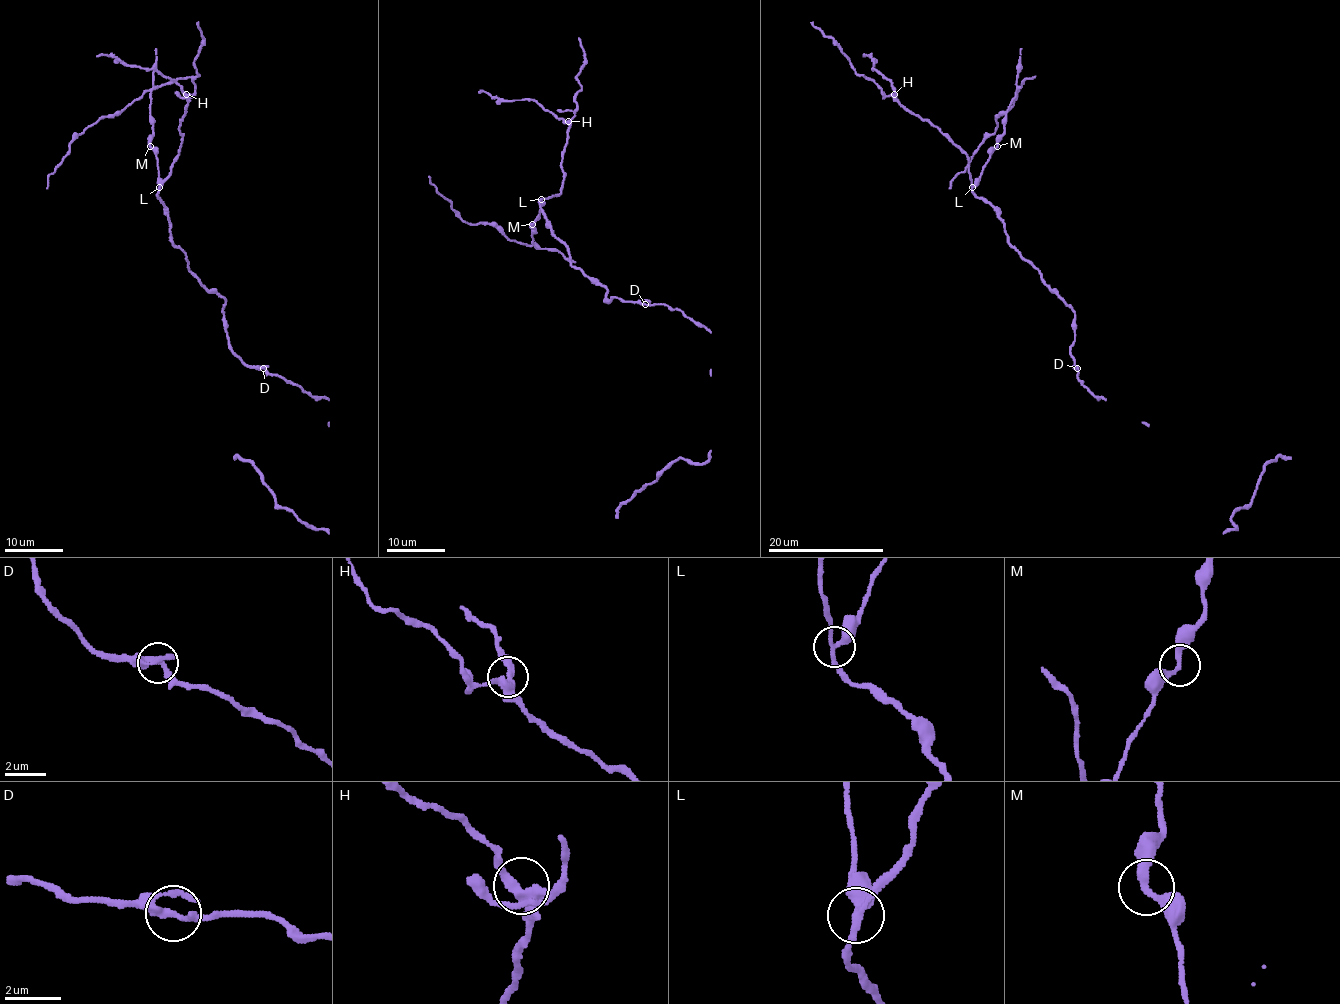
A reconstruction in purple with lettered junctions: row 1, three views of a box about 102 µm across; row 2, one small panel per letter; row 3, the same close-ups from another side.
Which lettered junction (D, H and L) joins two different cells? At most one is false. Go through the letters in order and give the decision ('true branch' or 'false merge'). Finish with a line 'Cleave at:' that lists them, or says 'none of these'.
D: true branch
H: true branch
L: false merge
Cleave at: L

